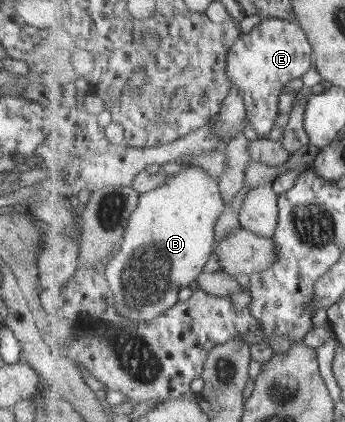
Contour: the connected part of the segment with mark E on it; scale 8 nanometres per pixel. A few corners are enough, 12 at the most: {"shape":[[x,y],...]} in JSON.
{"shape":[[263,19],[231,48],[228,77],[259,137],[281,91],[312,68],[303,26]]}

